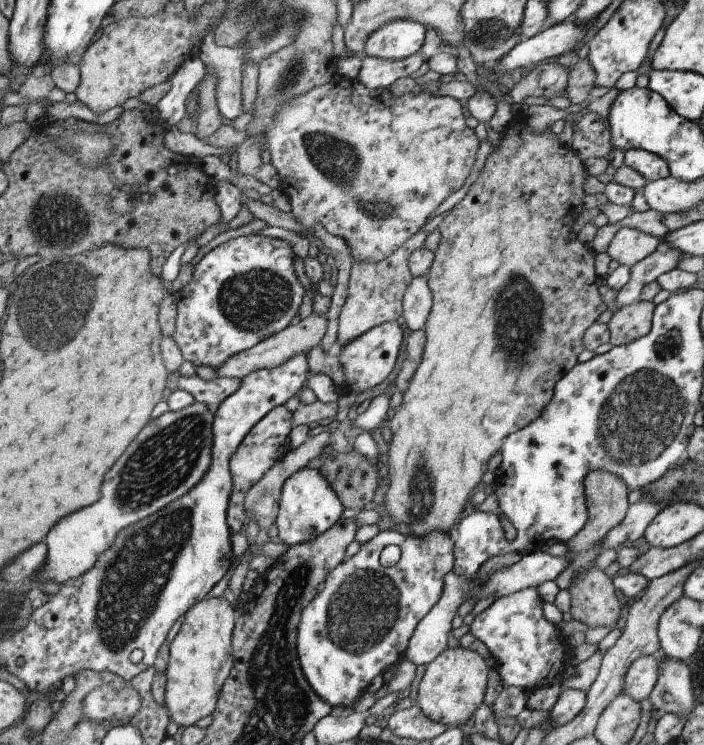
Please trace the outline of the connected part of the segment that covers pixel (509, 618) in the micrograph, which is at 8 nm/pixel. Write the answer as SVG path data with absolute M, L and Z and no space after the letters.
M530 585L495 599L483 612L477 613L468 626L468 632L488 648L504 686L513 685L529 692L559 683L563 670L570 669L569 657L572 651L557 627L543 617L544 602L536 587Z

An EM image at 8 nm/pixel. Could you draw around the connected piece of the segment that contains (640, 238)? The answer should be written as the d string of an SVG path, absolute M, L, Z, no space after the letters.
M620 227L611 239L606 253L619 265L630 267L651 254L659 241L657 237L642 233L637 229Z

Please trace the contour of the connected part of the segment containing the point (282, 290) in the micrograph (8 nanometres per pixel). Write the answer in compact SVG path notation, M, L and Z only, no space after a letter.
M256 233L231 238L228 242L207 252L207 254L199 260L199 264L194 266L192 278L177 292L176 296L175 332L171 338L181 354L182 361L189 362L193 367L210 367L211 369L217 369L231 356L247 351L249 348L256 346L259 342L262 342L269 336L275 335L289 326L293 317L298 314L304 293L306 292L295 276L293 258L293 250L291 250L289 244L287 244L285 240L281 240L279 237L268 238L267 236L259 236L259 234Z

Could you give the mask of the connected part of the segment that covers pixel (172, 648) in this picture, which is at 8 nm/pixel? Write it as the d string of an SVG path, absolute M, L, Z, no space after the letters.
M223 598L201 600L184 615L185 618L169 645L164 670L166 681L163 708L177 726L190 727L199 718L212 713L218 692L229 676L232 660L232 630L234 610Z

